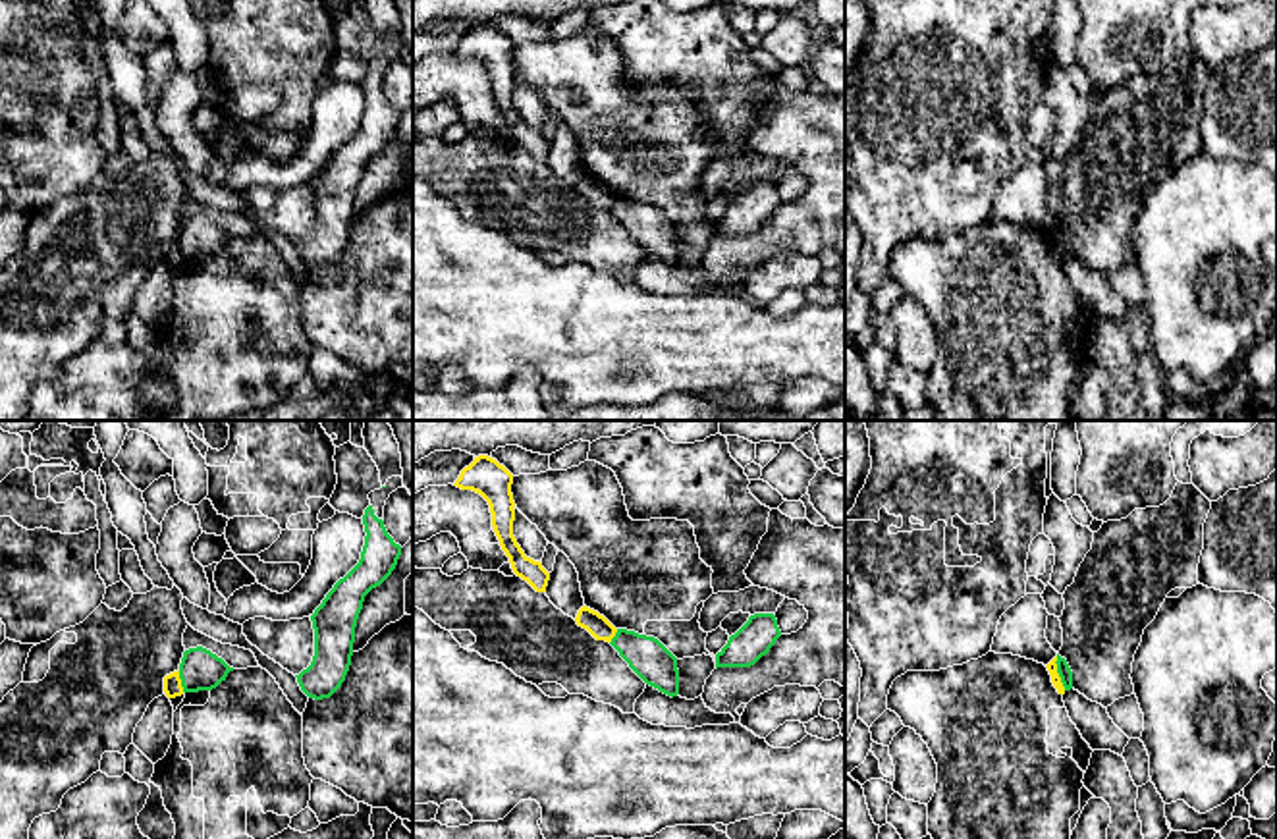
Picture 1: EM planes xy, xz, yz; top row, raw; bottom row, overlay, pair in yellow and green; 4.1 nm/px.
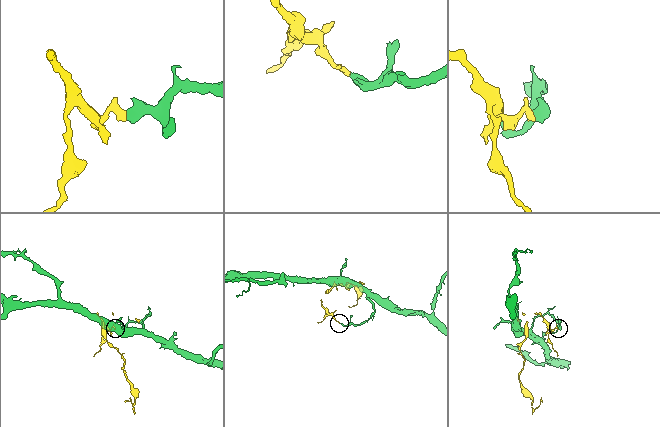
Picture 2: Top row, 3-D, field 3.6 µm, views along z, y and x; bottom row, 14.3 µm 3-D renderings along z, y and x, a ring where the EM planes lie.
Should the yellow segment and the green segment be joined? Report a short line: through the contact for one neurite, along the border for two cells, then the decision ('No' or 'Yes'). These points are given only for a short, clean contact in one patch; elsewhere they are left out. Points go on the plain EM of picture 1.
Line: yz (1056, 224), (1056, 240), (1065, 257). No

